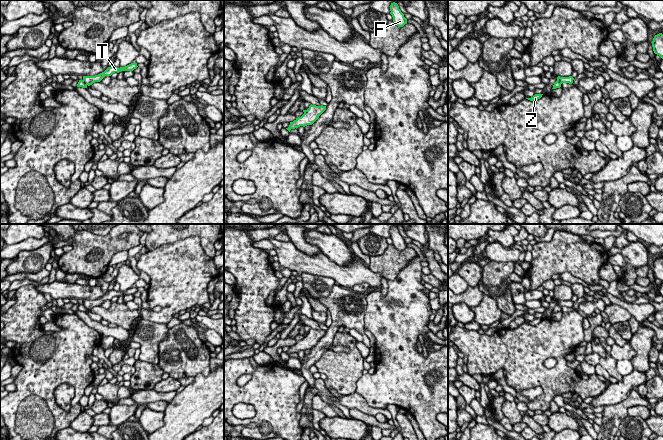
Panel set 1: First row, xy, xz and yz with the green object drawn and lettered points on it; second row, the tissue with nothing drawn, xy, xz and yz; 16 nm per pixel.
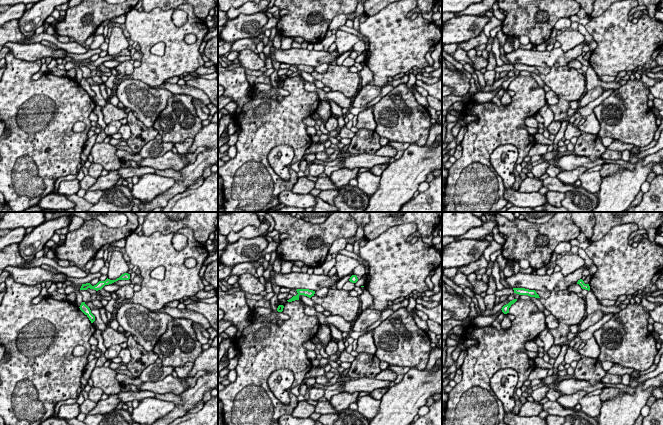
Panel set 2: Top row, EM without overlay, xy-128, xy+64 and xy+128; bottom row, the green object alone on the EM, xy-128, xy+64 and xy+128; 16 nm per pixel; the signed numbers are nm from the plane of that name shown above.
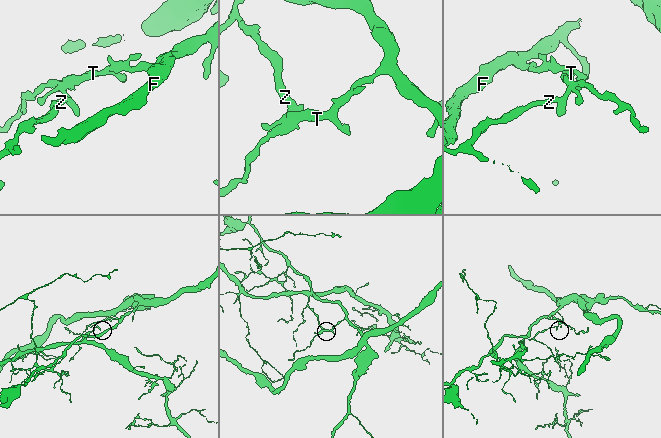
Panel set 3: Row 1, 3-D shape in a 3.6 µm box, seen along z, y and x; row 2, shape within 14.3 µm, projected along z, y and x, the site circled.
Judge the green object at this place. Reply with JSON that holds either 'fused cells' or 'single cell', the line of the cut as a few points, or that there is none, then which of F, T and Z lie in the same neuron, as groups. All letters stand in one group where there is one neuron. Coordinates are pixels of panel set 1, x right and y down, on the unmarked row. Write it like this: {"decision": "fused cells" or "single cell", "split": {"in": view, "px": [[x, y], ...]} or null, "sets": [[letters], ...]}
{"decision": "fused cells", "split": {"in": "xy", "px": [[82, 304], [87, 308]]}, "sets": [["F", "T"], ["Z"]]}

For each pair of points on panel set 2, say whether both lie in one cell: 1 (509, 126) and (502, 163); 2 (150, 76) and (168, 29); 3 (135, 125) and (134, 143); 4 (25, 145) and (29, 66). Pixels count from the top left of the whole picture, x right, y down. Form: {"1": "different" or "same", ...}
{"1": "different", "2": "same", "3": "same", "4": "same"}

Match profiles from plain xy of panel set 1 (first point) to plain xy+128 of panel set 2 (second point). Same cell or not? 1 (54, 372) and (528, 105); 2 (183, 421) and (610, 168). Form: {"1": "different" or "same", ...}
{"1": "same", "2": "different"}

